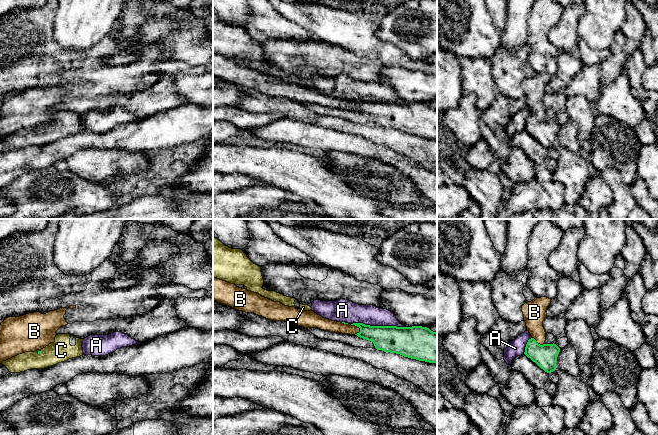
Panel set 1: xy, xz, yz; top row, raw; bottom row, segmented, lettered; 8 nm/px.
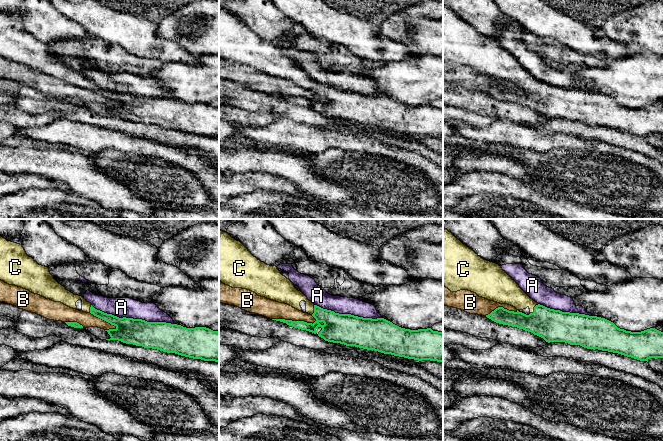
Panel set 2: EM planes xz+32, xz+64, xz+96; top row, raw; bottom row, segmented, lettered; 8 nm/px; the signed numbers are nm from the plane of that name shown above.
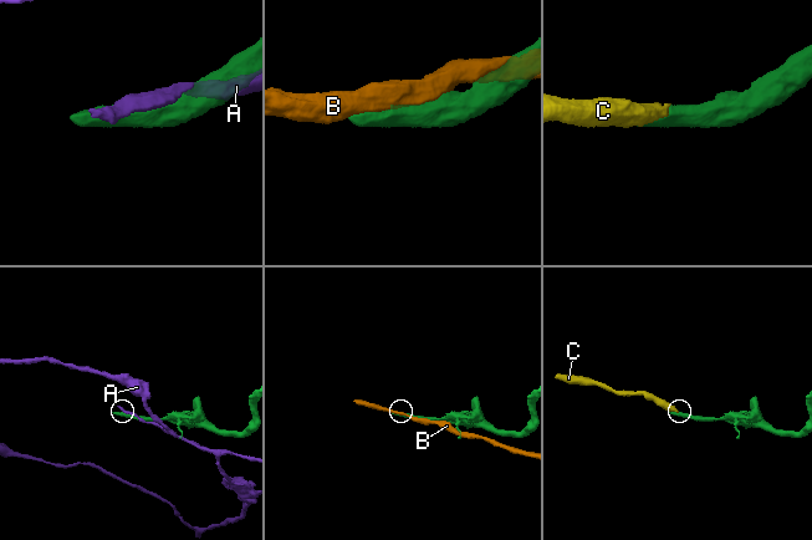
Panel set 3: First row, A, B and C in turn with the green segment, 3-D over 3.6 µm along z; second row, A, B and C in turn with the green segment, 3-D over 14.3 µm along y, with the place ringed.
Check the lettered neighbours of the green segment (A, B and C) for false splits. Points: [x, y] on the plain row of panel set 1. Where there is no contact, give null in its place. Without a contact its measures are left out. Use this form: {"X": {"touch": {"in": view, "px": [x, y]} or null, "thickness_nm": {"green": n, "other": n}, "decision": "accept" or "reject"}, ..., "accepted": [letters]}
{"A": {"touch": {"in": "xz", "px": [378, 102]}, "thickness_nm": {"green": 220, "other": 170}, "decision": "reject"}, "B": {"touch": {"in": "xz", "px": [356, 101]}, "thickness_nm": {"green": 200, "other": 100}, "decision": "reject"}, "C": {"touch": {"in": "xy", "px": [38, 128]}, "thickness_nm": {"green": 30, "other": 170}, "decision": "accept"}, "accepted": ["C"]}

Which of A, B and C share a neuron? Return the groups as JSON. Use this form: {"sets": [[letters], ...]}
{"sets": [["A"], ["B"], ["C"]]}

